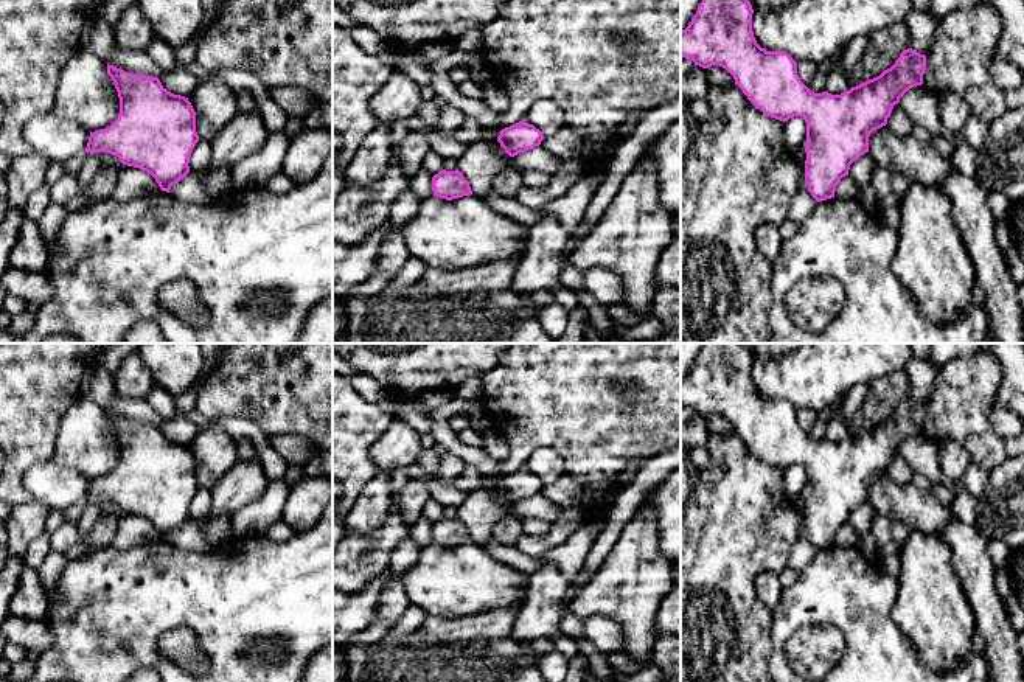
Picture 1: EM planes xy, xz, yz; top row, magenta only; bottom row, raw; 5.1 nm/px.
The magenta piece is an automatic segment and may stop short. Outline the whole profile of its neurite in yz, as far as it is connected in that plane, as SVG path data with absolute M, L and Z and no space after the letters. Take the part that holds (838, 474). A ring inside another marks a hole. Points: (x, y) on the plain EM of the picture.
M704 343L691 370L681 379L681 404L702 416L726 416L735 433L768 465L783 471L802 465L808 488L805 531L817 550L831 547L841 527L848 524L850 513L869 500L870 482L887 472L893 454L909 437L923 432L926 404L907 396L890 416L873 427L841 443L814 441L800 429L797 410L788 401L766 399L757 391L752 362L752 353L744 343Z

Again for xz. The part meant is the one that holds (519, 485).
M519 469L500 478L497 489L510 505L533 497L541 492L545 485L539 477L525 469Z

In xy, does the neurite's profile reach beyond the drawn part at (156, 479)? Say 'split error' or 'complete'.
complete

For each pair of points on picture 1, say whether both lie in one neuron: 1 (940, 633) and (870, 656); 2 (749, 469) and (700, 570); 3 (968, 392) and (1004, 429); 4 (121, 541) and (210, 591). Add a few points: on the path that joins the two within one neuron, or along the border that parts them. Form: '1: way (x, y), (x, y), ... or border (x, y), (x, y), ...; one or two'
1: border (891, 612), (891, 620), (911, 642), (925, 665); two
2: way (738, 494), (737, 522), (714, 546); one
3: border (993, 404), (992, 427), (1007, 438); two
4: border (159, 536), (128, 549), (114, 549), (111, 546); two

